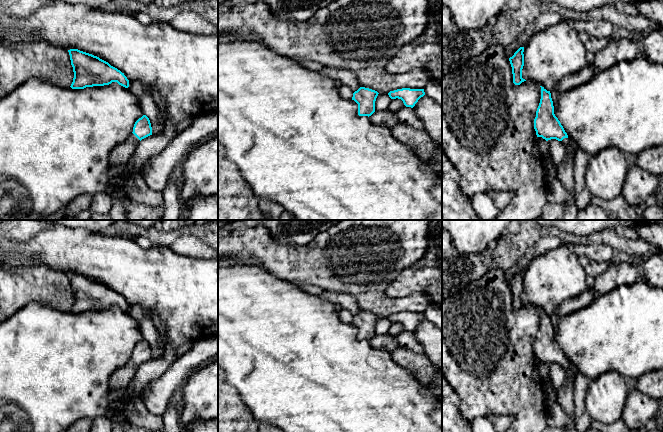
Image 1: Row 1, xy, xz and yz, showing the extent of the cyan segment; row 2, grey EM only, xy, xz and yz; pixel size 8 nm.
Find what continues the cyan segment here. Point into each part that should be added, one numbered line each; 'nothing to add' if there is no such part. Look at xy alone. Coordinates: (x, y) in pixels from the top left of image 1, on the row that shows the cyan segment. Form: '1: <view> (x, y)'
1: xy (120, 156)

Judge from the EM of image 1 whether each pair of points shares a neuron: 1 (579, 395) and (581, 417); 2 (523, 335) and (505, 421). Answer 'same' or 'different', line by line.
1: same
2: different

